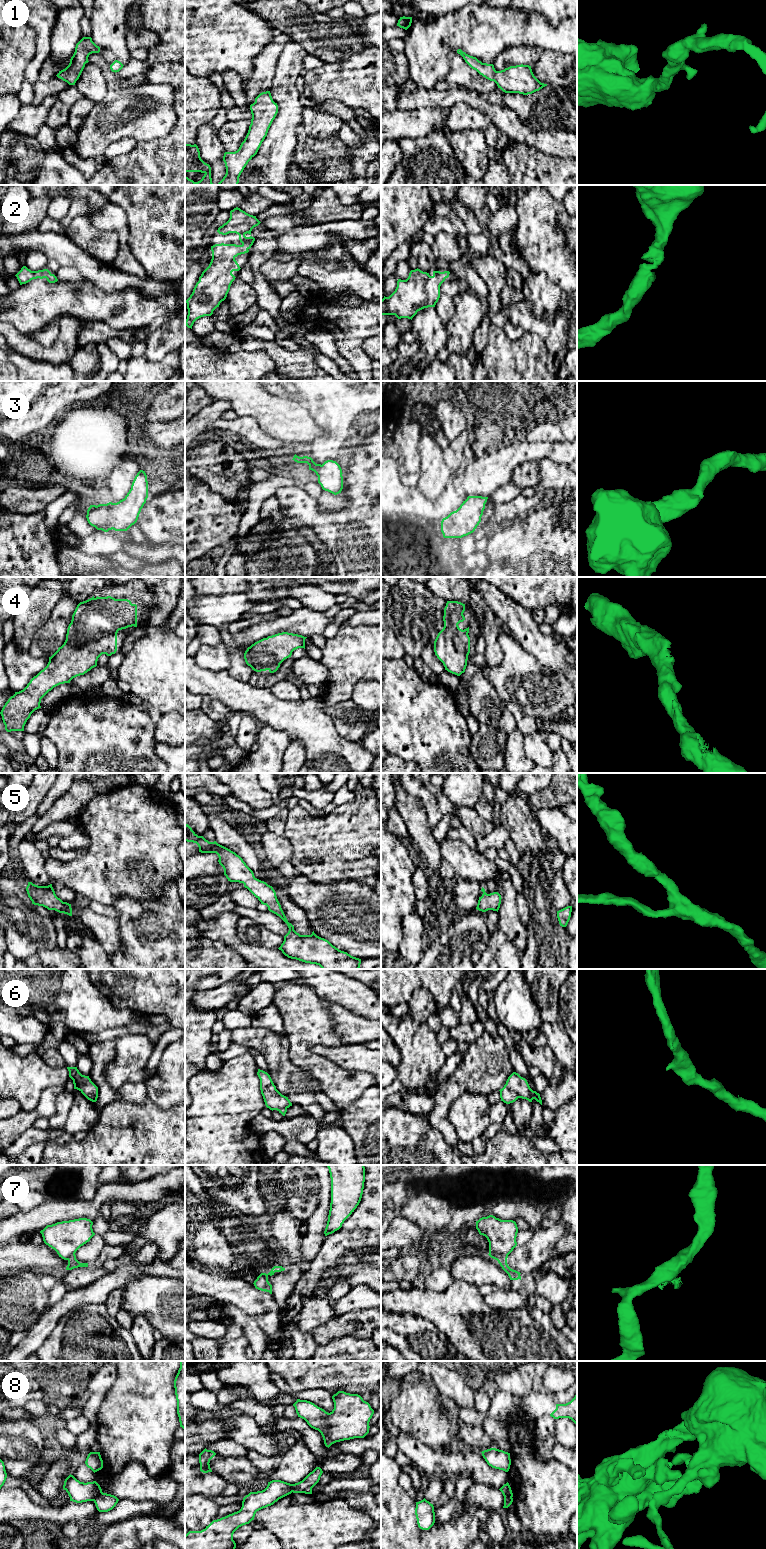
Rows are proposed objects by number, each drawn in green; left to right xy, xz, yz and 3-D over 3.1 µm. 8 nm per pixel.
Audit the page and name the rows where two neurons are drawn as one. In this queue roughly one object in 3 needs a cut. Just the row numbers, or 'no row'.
7, 8

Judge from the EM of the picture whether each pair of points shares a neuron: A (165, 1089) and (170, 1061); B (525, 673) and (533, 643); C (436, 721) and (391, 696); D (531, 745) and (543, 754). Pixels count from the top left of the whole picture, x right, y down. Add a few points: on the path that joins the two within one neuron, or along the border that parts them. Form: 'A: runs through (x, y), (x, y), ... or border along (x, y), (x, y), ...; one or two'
A: runs through (170, 1082), (170, 1068); one
B: border along (513, 637), (540, 665), (548, 668); two
C: runs through (425, 721), (415, 720), (402, 707); one
D: runs through (534, 747), (540, 753); one

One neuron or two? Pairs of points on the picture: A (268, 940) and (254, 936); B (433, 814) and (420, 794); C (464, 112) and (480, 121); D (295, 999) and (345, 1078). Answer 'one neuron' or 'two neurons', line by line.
A: one neuron
B: one neuron
C: one neuron
D: one neuron

